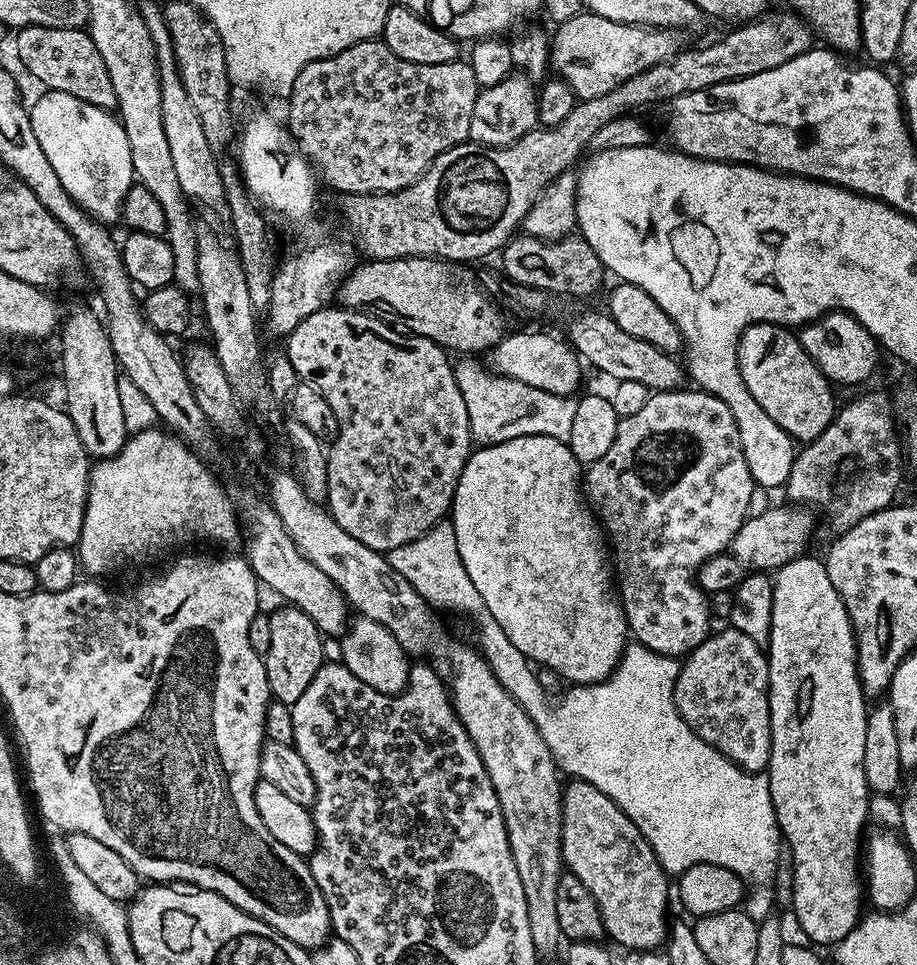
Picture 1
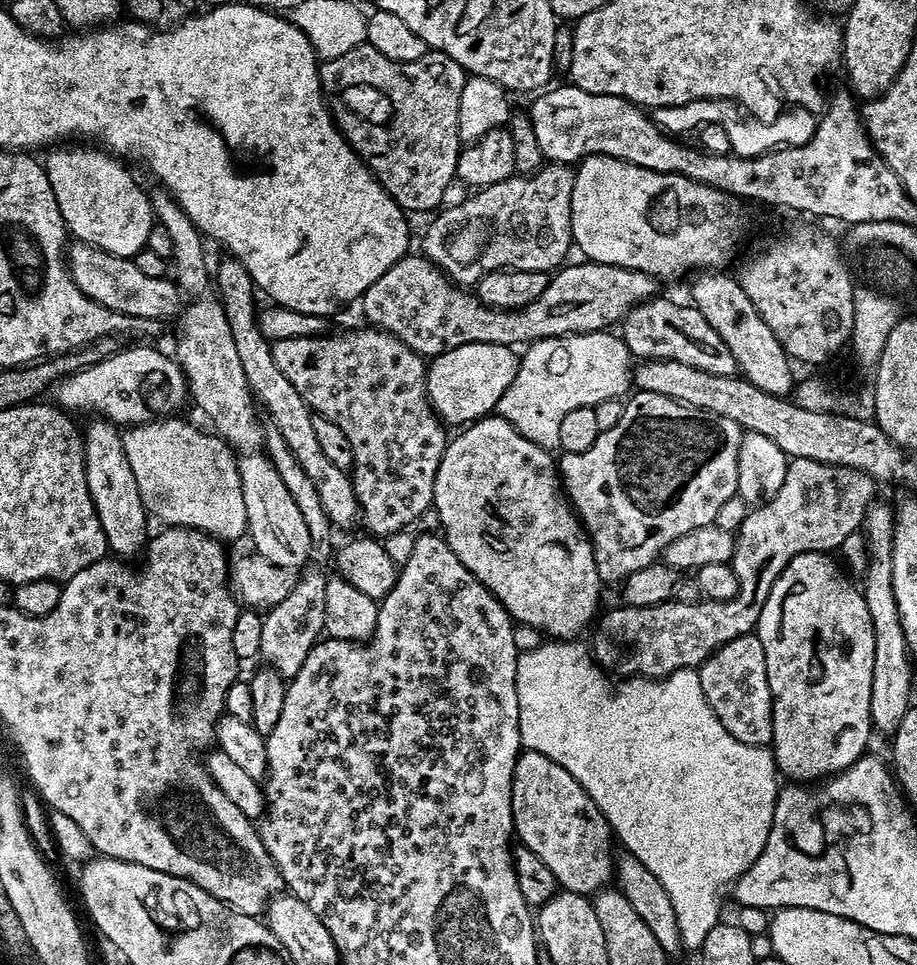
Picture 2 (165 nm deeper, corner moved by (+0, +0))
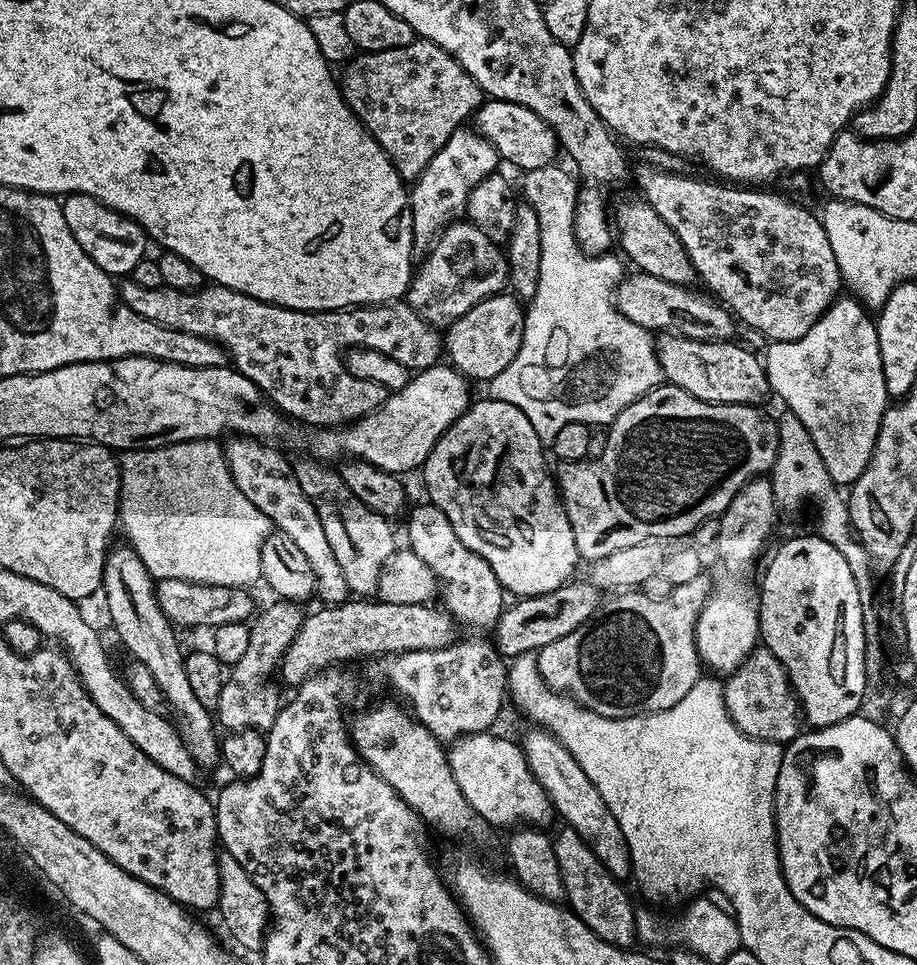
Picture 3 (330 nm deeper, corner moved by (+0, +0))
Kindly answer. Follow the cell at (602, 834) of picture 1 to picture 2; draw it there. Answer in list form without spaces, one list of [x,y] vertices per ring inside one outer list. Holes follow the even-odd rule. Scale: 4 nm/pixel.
[[[525,751],[516,759],[516,770],[512,779],[512,817],[516,820],[514,829],[519,843],[529,848],[535,856],[550,866],[557,885],[565,892],[577,892],[586,897],[609,887],[614,880],[614,833],[608,820],[598,810],[594,798],[586,794],[579,784],[558,762],[537,752]]]

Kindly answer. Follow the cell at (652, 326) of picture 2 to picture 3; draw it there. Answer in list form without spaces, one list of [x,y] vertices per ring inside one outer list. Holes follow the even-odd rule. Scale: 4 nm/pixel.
[[[675,334],[661,335],[655,346],[663,379],[711,404],[763,405],[763,400],[770,396],[770,389],[761,357],[736,343],[732,340],[691,340]]]

